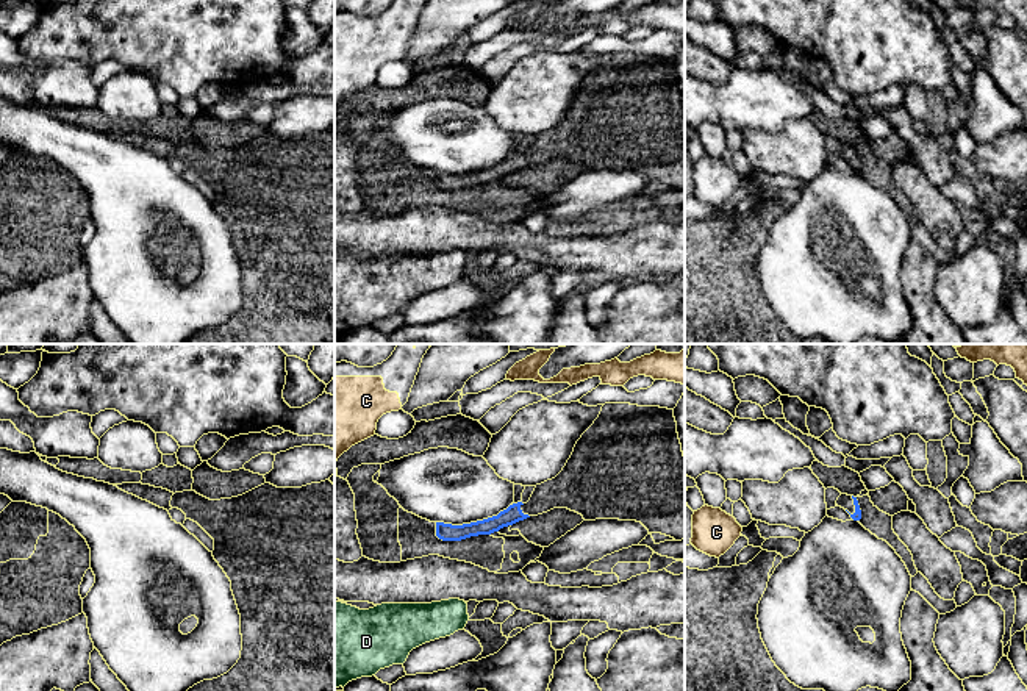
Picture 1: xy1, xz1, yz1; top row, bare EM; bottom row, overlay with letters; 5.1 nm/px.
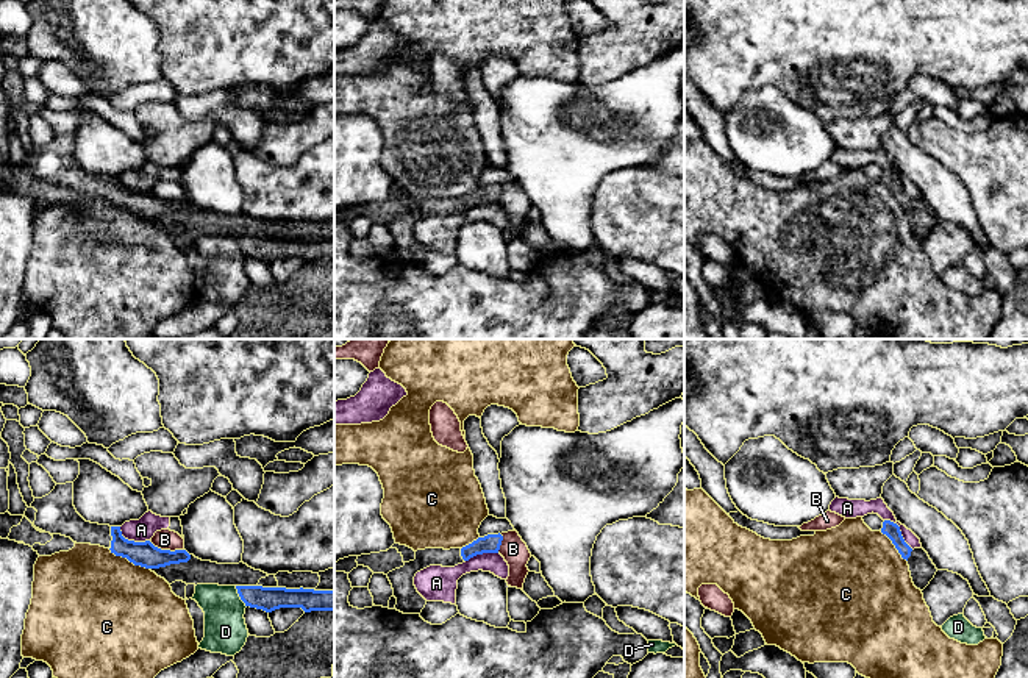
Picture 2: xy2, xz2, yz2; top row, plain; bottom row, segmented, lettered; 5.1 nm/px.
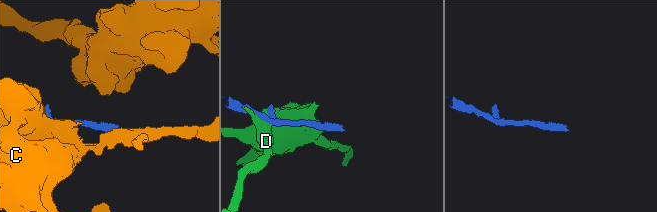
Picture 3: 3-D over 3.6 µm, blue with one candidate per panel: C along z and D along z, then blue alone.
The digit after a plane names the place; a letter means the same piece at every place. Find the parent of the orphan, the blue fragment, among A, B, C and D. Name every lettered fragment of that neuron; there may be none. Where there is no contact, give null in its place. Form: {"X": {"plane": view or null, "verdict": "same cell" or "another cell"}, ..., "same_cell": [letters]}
{"A": {"plane": "yz2", "verdict": "another cell"}, "B": {"plane": "xy2", "verdict": "another cell"}, "C": {"plane": "xy2", "verdict": "another cell"}, "D": {"plane": "xy2", "verdict": "another cell"}, "same_cell": []}

